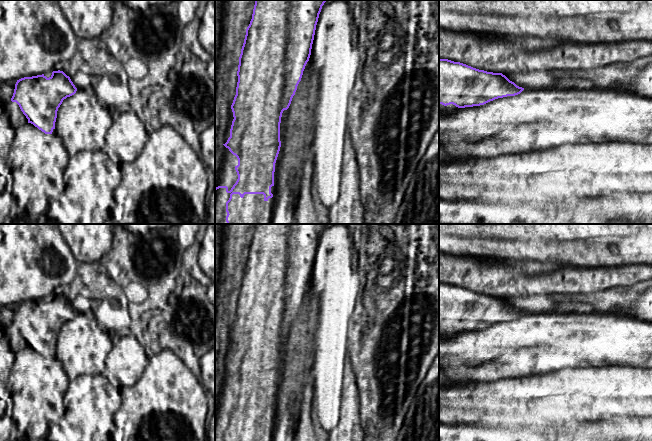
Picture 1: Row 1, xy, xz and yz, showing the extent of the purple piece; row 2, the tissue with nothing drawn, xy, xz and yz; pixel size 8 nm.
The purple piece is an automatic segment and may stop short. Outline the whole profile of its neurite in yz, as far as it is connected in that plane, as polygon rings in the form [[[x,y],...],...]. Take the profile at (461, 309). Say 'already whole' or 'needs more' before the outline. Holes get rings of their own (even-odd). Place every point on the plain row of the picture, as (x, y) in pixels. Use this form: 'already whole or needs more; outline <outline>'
already whole; outline [[[439,283],[439,328],[444,330],[480,330],[498,322],[518,319],[523,314],[502,297]]]

